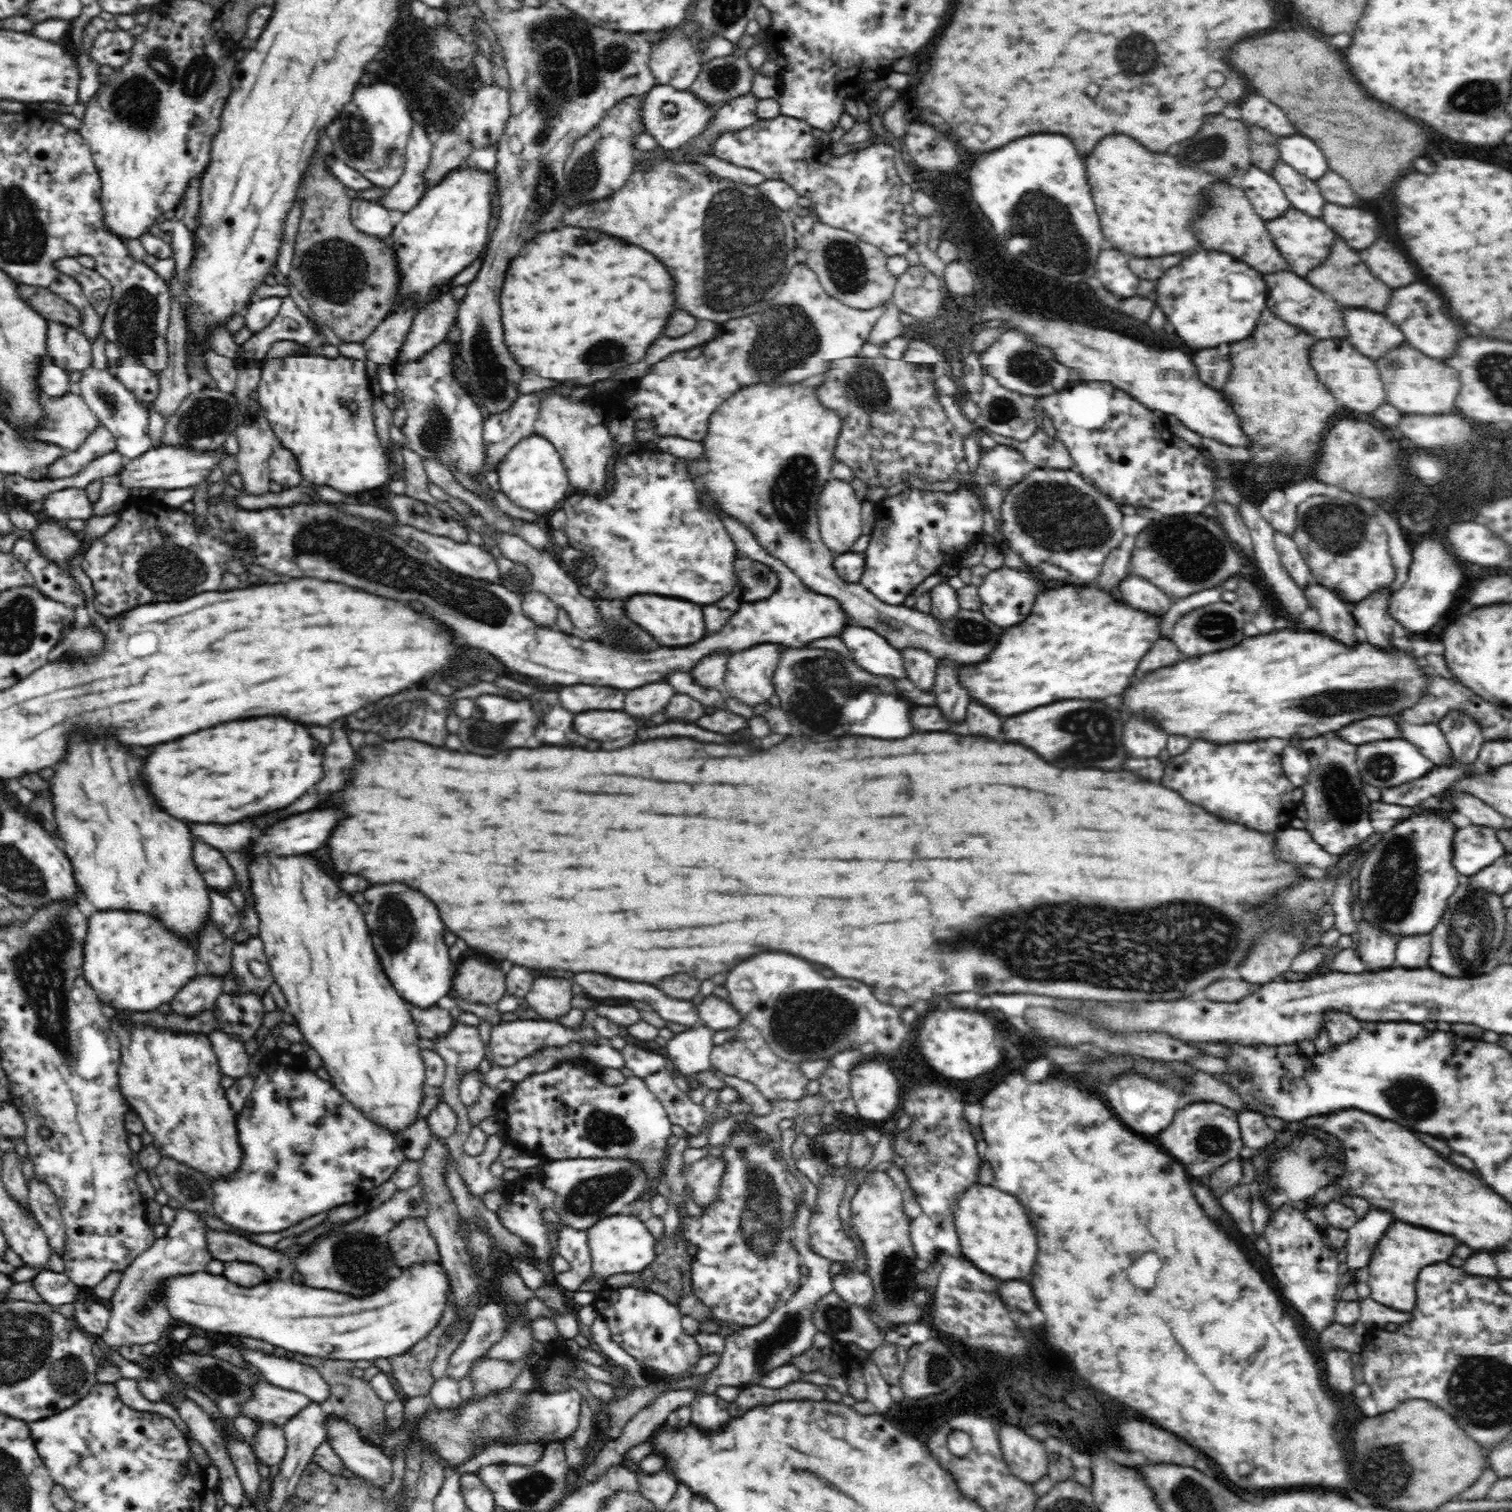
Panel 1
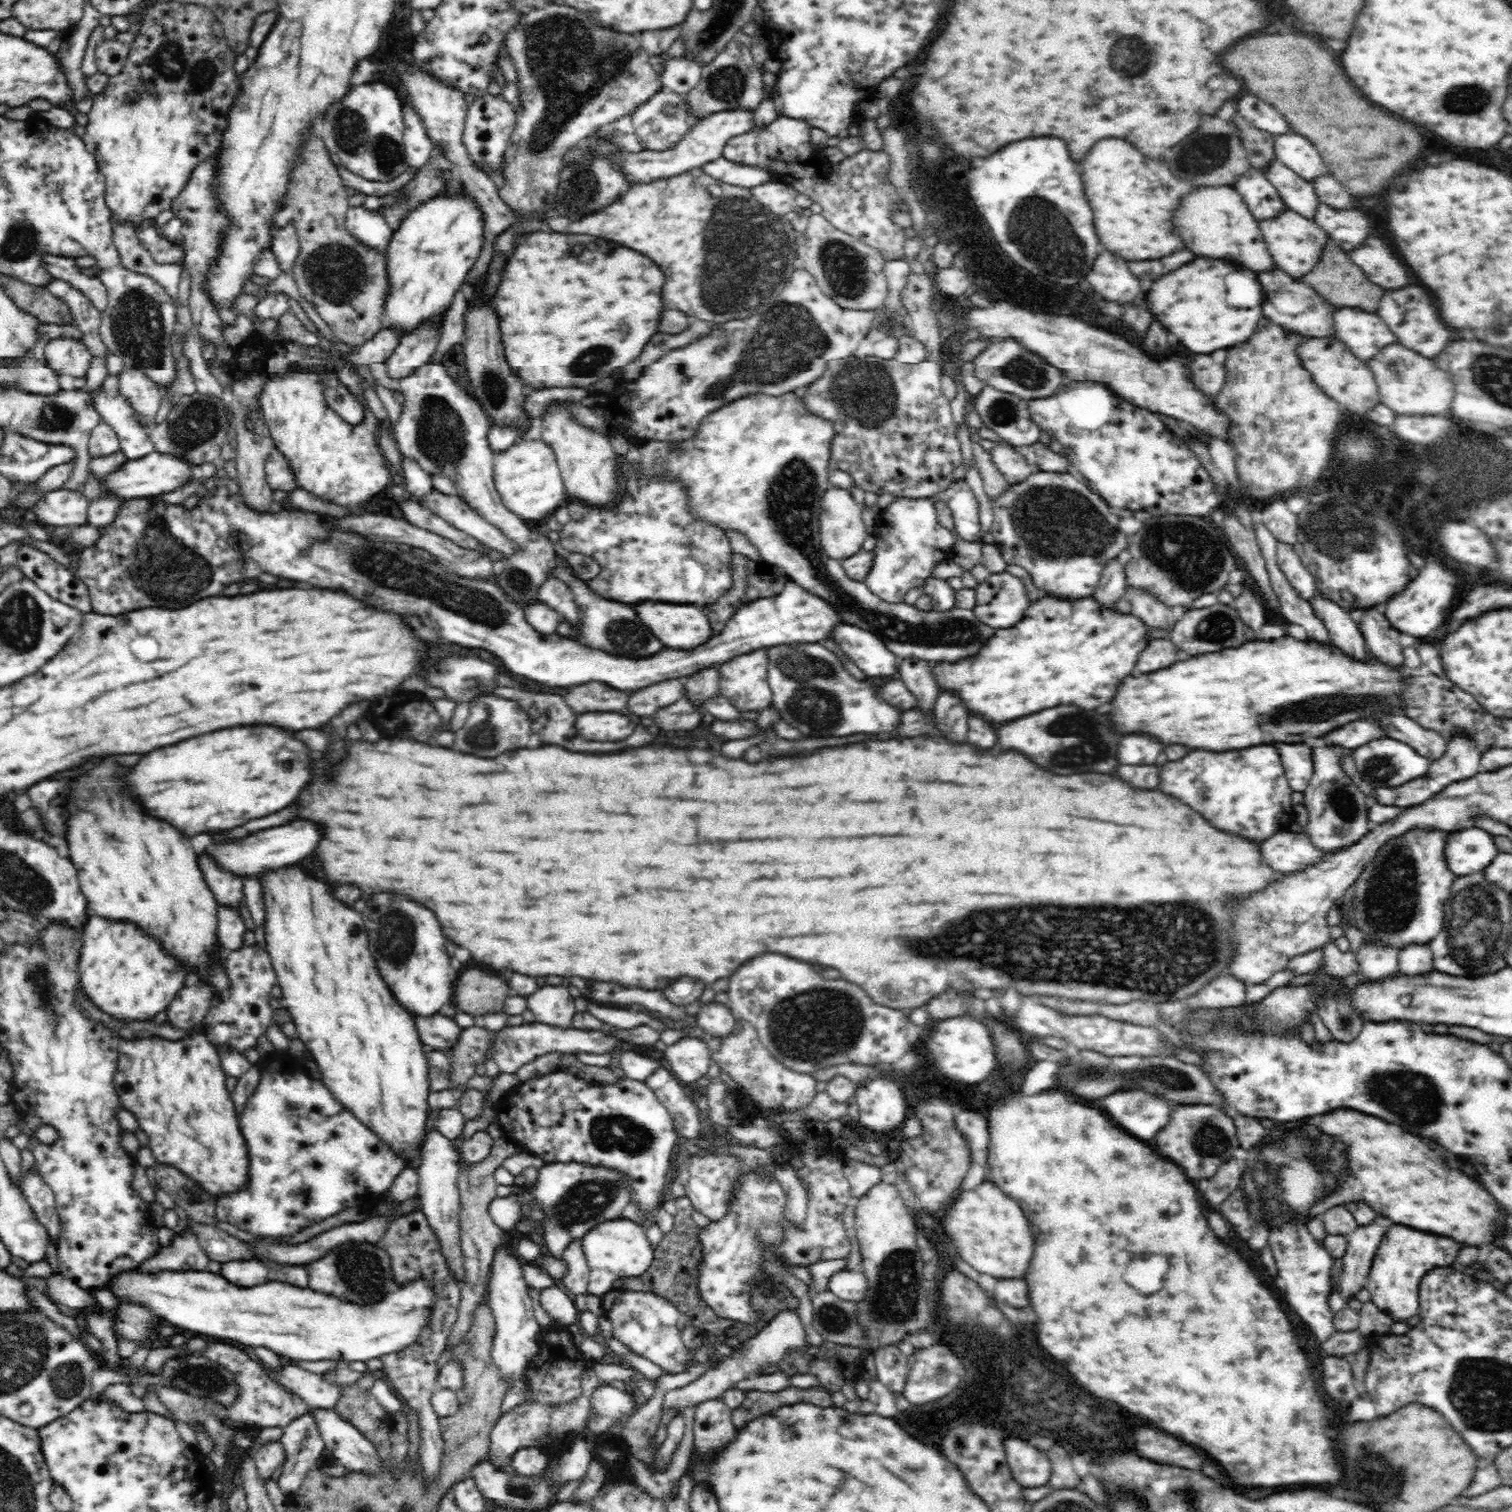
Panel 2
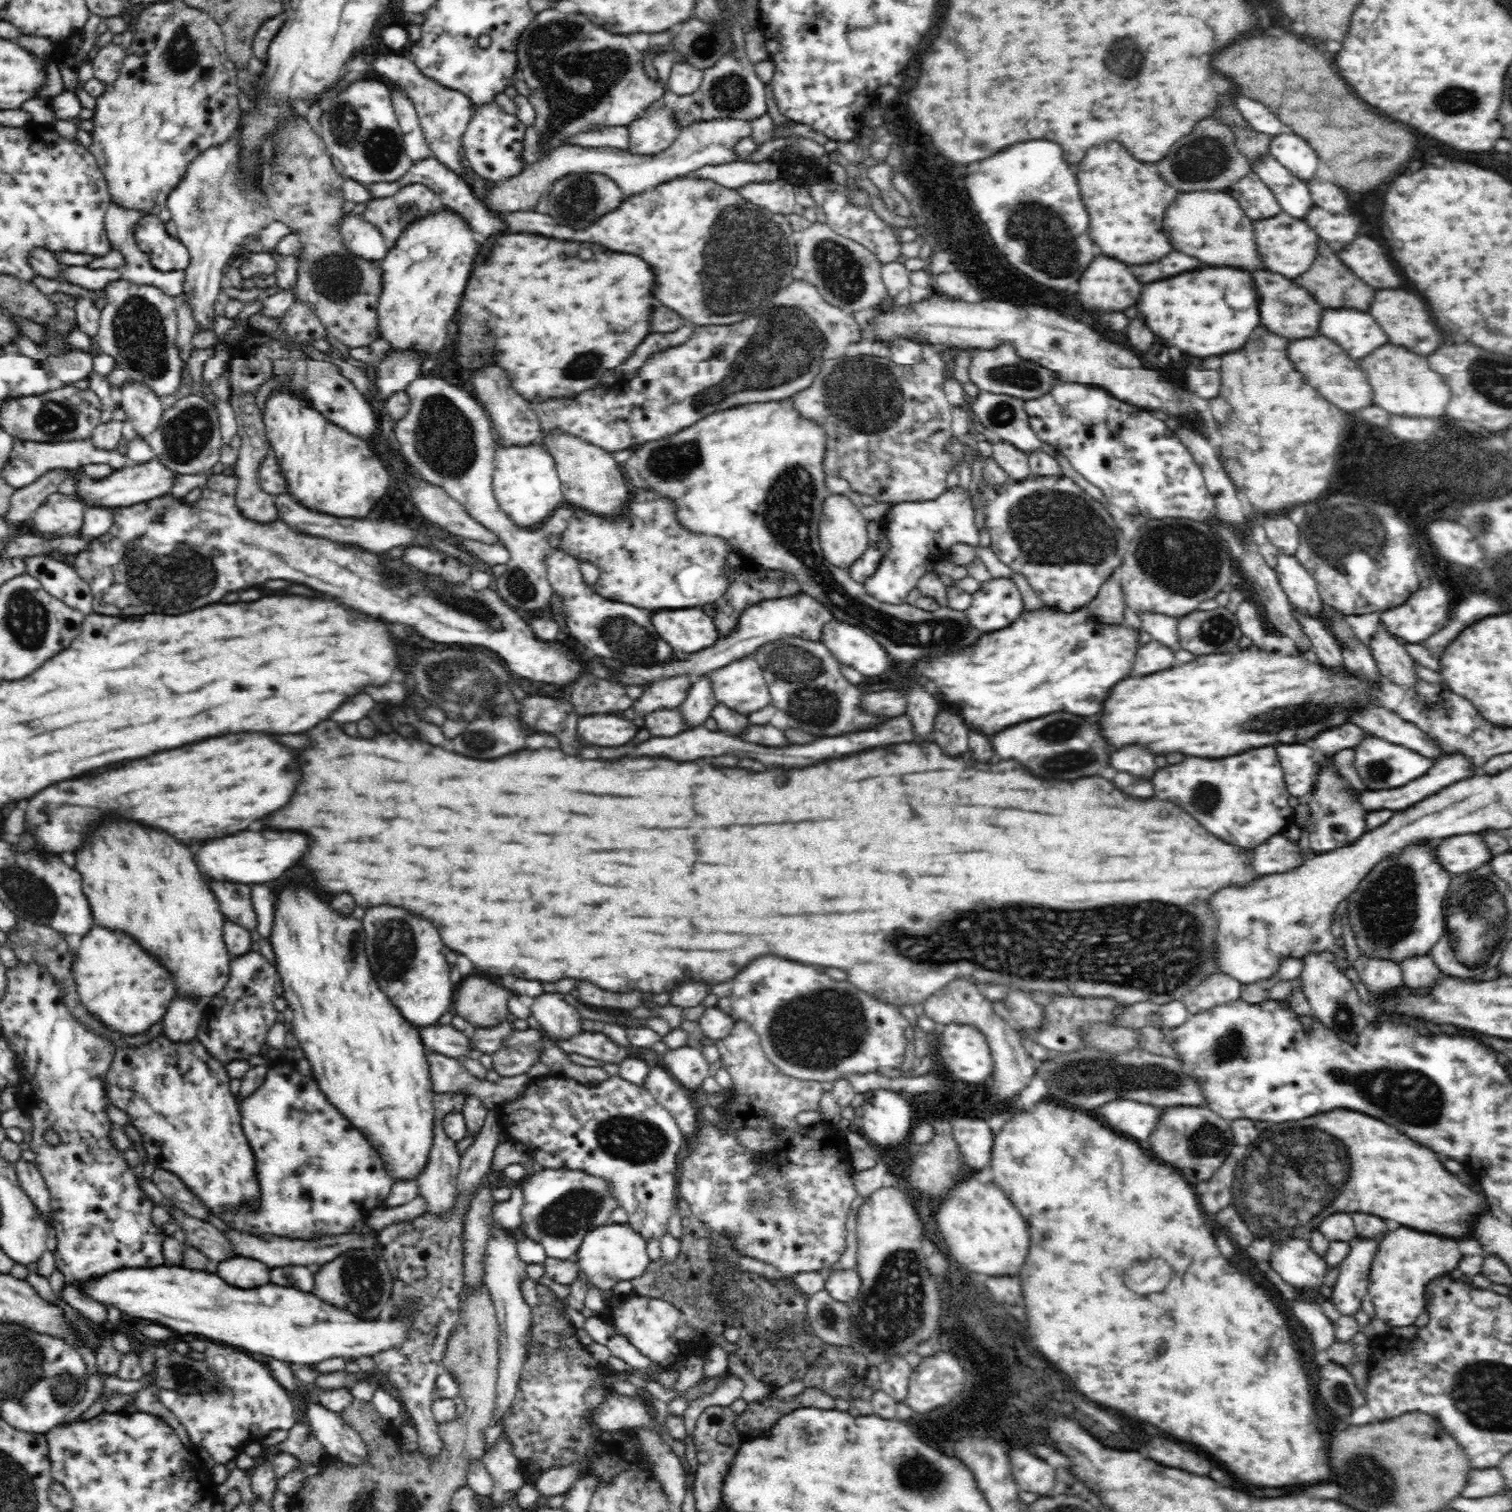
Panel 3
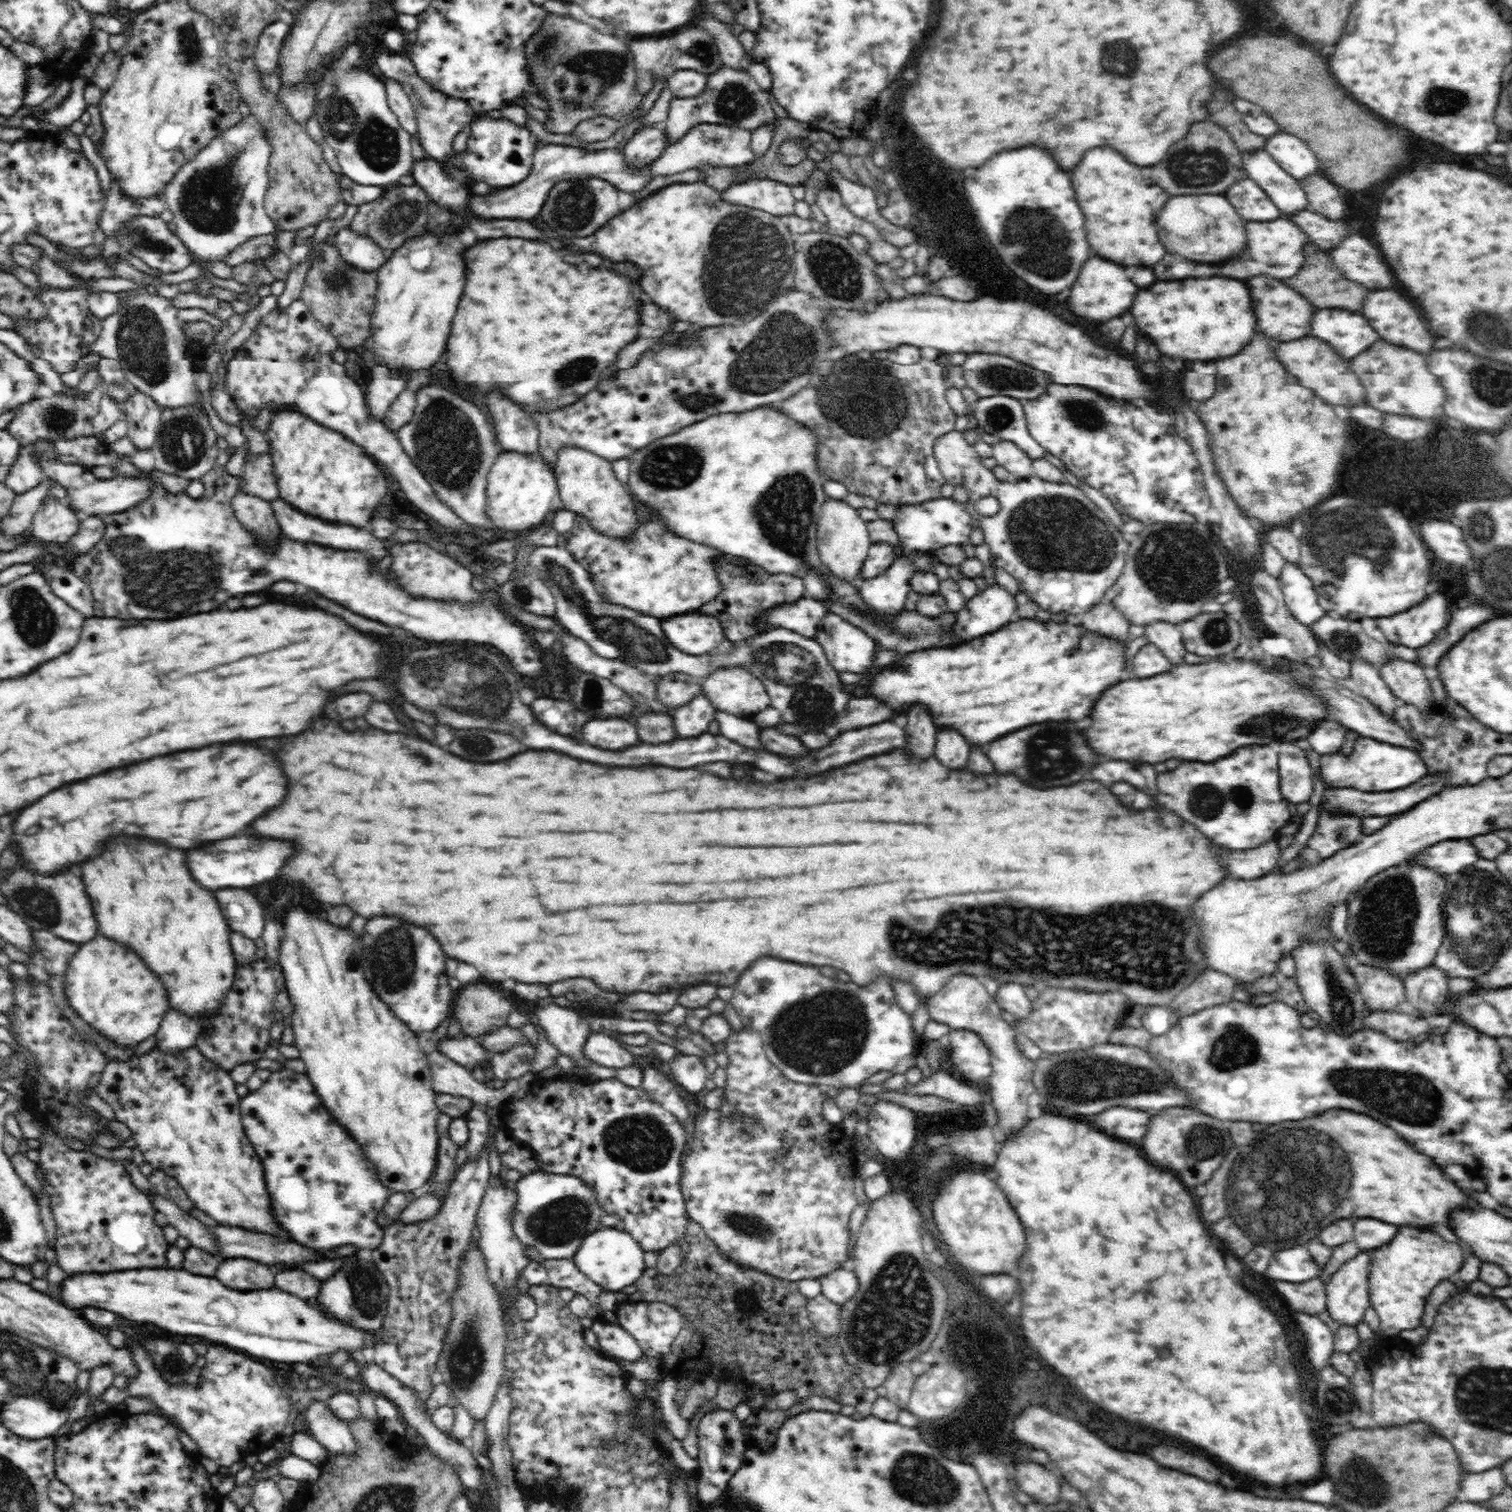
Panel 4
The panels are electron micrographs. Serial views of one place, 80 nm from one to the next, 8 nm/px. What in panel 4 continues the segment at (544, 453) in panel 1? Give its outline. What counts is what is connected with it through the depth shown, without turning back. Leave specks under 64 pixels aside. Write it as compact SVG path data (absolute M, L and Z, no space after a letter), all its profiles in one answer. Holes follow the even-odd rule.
M501 451L496 457L487 478L487 512L494 521L494 528L506 534L522 532L549 521L550 517L562 509L564 503L560 499L559 488L554 470L550 464L538 454Z

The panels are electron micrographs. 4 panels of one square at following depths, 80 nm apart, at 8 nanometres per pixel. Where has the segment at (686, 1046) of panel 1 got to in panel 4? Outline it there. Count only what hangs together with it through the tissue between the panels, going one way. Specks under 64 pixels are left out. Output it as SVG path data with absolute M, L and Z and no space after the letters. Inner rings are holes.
M677 1054L670 1062L670 1077L688 1093L696 1095L704 1092L708 1072L698 1056Z

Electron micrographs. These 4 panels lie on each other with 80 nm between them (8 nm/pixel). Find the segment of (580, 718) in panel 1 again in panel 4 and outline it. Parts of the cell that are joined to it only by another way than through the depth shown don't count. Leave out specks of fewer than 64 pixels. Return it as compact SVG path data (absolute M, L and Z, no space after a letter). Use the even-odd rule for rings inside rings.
M620 718L612 720L590 720L582 728L582 738L604 750L624 750L638 742L636 728Z

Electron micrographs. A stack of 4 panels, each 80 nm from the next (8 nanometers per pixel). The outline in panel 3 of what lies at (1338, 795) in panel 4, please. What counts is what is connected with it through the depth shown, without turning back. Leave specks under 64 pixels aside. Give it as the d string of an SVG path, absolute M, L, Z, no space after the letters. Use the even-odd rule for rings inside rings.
M1456 753L1446 755L1434 762L1432 768L1430 768L1424 776L1420 776L1420 778L1416 780L1411 780L1404 786L1384 790L1360 790L1359 802L1364 810L1368 808L1368 812L1372 812L1372 810L1403 811L1429 796L1438 794L1438 792L1446 788L1449 784L1454 784L1454 782L1481 773L1480 770L1474 771L1472 768L1474 768L1474 764L1468 763L1466 755L1456 755ZM1362 802L1364 802L1364 804L1362 804Z

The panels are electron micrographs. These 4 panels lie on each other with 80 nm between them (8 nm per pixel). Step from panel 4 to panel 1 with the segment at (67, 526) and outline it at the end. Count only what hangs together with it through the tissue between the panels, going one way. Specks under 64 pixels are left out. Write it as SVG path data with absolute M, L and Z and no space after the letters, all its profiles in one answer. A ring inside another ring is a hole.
M65 488L48 494L42 511L52 519L86 521L92 517L92 503L85 489Z

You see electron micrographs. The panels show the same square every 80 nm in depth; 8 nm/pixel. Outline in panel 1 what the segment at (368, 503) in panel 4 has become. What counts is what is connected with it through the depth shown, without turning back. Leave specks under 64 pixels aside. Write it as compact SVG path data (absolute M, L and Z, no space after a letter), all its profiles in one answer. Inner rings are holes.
M342 354L336 360L302 356L266 362L255 397L262 404L263 413L280 441L279 446L294 453L304 485L315 490L317 487L328 486L346 498L356 500L360 494L377 489L391 480L393 464L376 433L372 411L373 393L368 385L368 375L364 361L342 358ZM346 402L357 404L356 414L351 414L345 406L341 406Z

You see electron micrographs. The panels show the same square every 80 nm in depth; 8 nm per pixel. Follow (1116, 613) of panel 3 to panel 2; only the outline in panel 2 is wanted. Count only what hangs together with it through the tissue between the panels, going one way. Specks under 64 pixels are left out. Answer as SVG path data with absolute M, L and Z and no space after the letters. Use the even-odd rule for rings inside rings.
M1112 559L1103 568L1102 576L1096 585L1093 597L1103 608L1116 608L1118 600L1127 595L1126 575L1120 560Z

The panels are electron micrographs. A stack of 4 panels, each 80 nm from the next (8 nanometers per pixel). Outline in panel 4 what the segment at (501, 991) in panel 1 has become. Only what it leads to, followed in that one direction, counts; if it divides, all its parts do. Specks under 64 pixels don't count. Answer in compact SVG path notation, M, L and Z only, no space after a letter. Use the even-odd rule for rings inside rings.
M470 984L454 998L451 1016L460 1024L461 1036L478 1039L506 1026L512 1006L502 992L486 984Z

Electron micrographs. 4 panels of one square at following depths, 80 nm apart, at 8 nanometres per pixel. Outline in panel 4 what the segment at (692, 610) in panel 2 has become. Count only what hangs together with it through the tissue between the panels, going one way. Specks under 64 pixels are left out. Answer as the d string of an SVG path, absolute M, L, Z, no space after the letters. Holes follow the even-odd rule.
M697 611L670 617L661 626L673 646L689 655L710 653L728 642L720 620Z

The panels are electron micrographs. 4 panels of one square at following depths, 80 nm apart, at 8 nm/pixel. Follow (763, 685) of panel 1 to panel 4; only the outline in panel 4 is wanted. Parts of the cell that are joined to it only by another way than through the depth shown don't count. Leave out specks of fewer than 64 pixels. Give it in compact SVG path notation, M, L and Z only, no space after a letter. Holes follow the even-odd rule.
M746 666L717 669L706 679L701 692L717 711L749 720L772 706L762 682Z

